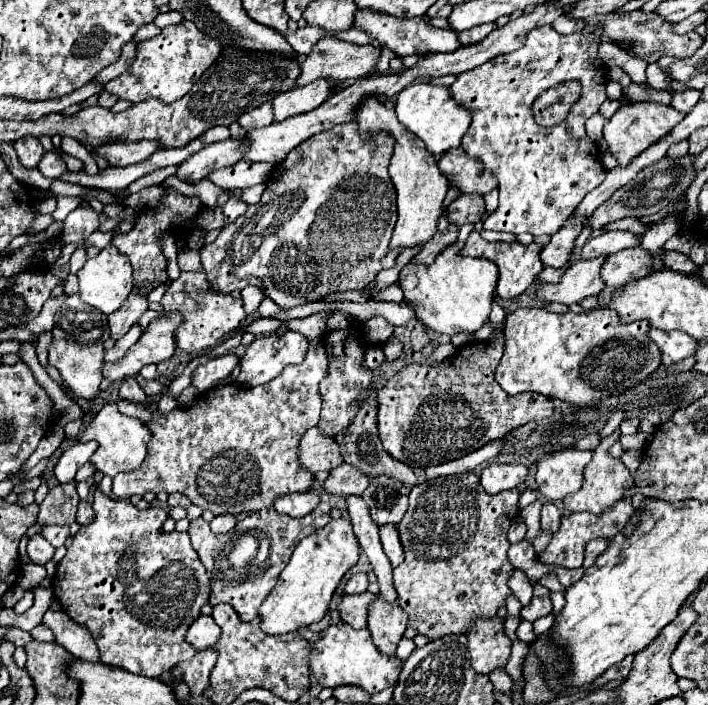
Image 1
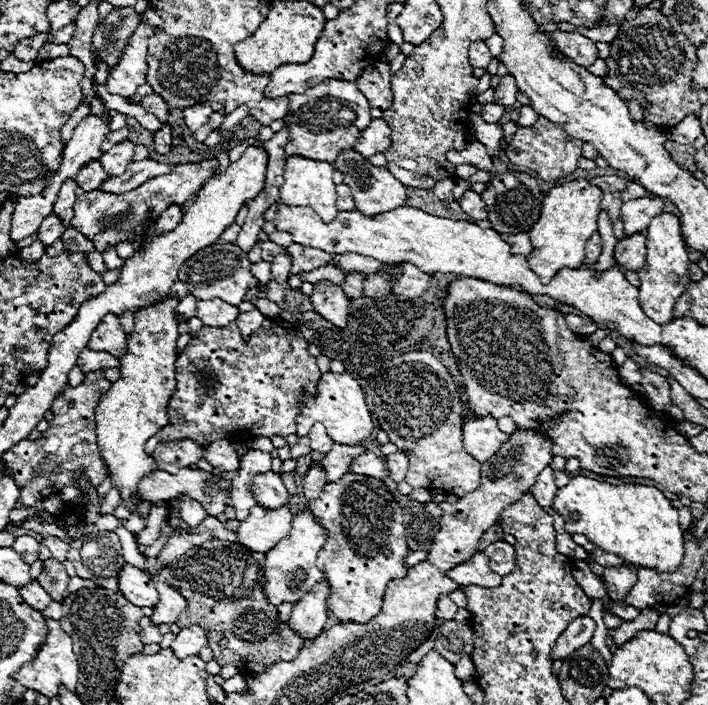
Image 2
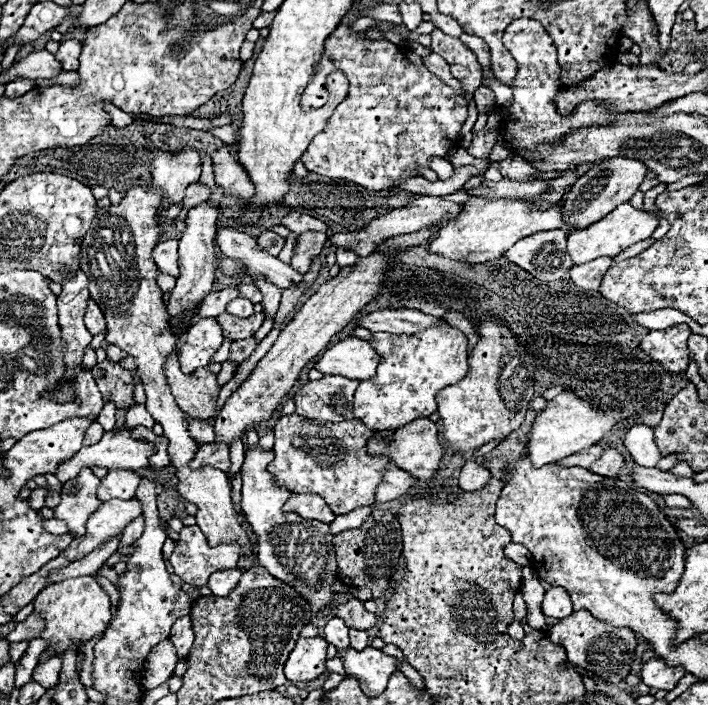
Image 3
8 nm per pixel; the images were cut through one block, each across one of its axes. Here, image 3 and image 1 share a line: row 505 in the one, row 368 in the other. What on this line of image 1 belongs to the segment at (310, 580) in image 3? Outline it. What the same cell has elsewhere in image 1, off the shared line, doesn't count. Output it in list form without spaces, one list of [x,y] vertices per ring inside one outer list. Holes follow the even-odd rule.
[[[284,332],[282,336],[256,338],[246,354],[240,358],[240,386],[258,386],[276,378],[288,364],[300,364],[308,352],[308,340],[298,332]]]

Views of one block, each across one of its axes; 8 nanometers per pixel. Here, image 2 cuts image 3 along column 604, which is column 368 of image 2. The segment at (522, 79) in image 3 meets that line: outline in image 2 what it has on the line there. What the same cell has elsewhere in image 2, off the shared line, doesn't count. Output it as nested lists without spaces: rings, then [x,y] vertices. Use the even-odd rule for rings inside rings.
[[[324,80],[302,94],[292,94],[290,110],[284,116],[284,122],[288,122],[290,128],[286,158],[312,156],[312,160],[334,162],[342,148],[354,148],[356,138],[364,128],[368,128],[370,120],[370,104],[354,82]]]

